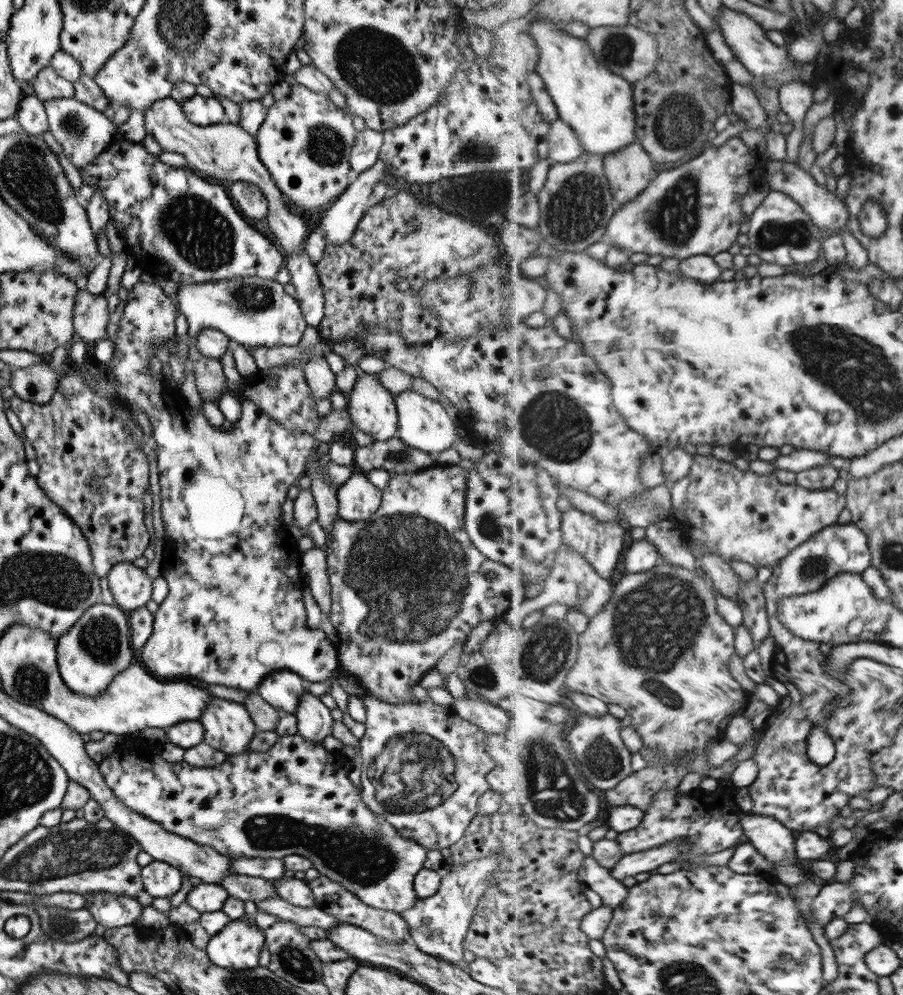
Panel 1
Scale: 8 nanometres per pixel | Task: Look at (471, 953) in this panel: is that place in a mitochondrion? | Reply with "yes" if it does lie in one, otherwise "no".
no

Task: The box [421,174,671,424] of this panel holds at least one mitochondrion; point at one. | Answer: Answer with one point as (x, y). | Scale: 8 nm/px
(590, 375)

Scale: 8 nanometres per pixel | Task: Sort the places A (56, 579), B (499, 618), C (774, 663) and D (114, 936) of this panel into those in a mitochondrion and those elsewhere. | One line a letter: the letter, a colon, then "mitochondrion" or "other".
A: mitochondrion
B: other
C: other
D: other

